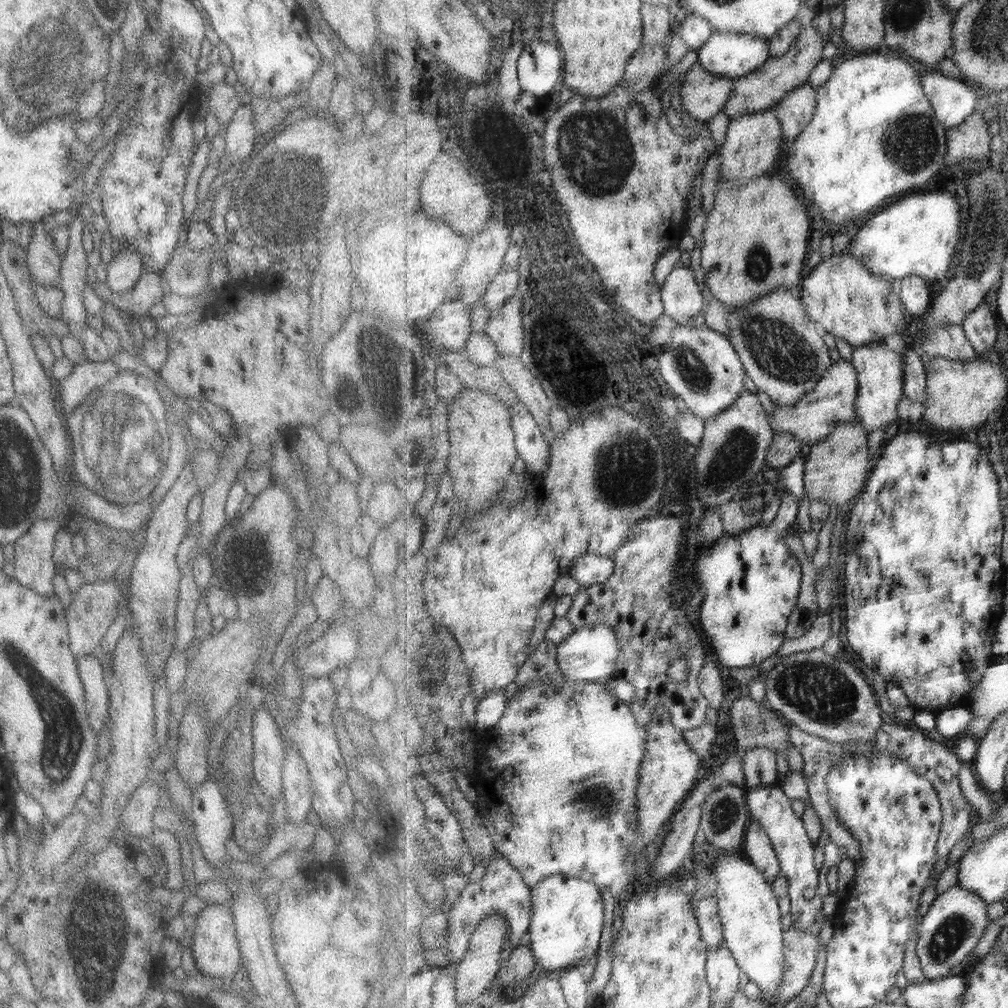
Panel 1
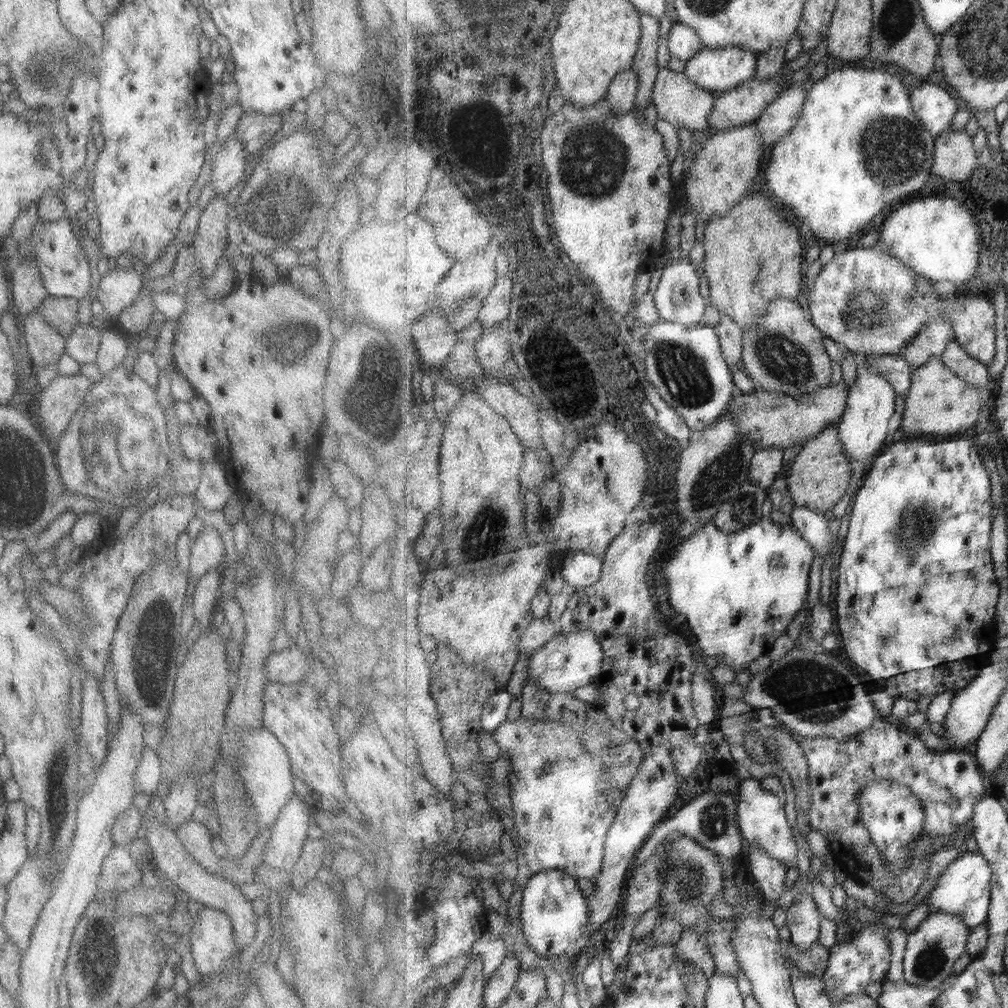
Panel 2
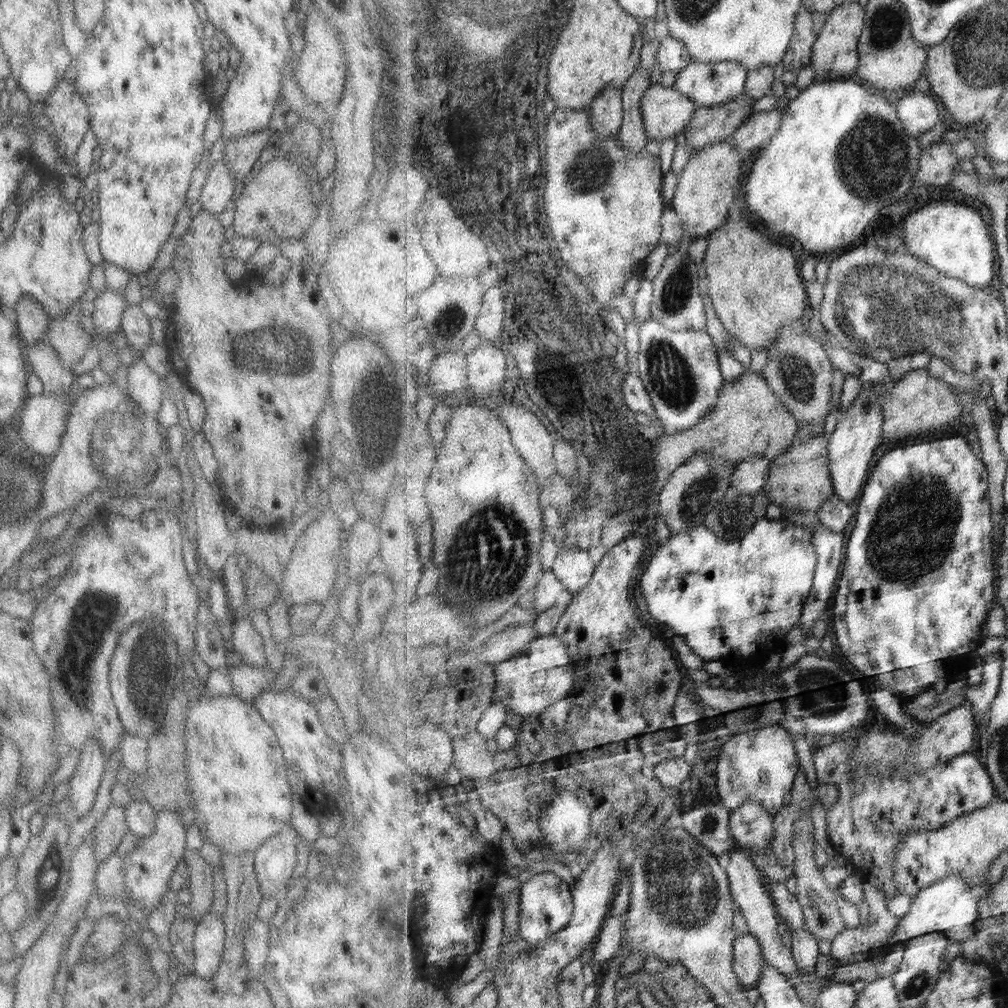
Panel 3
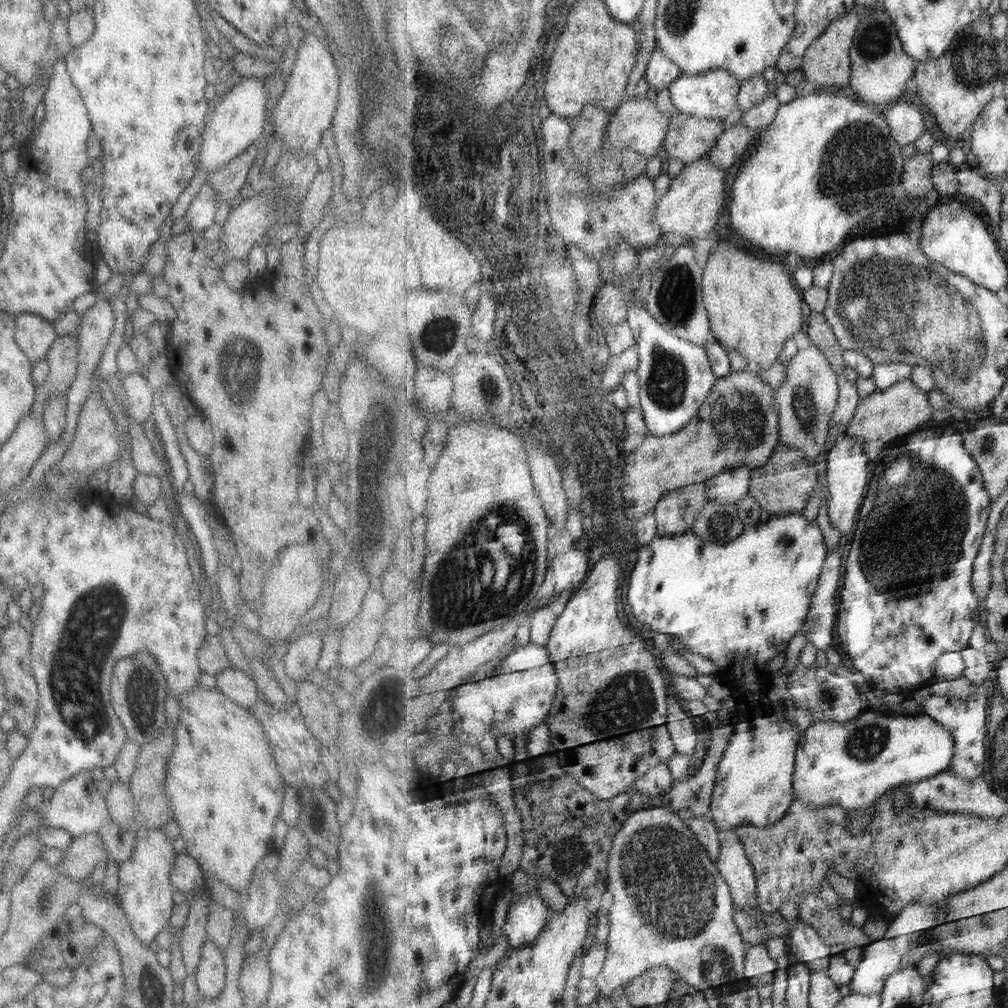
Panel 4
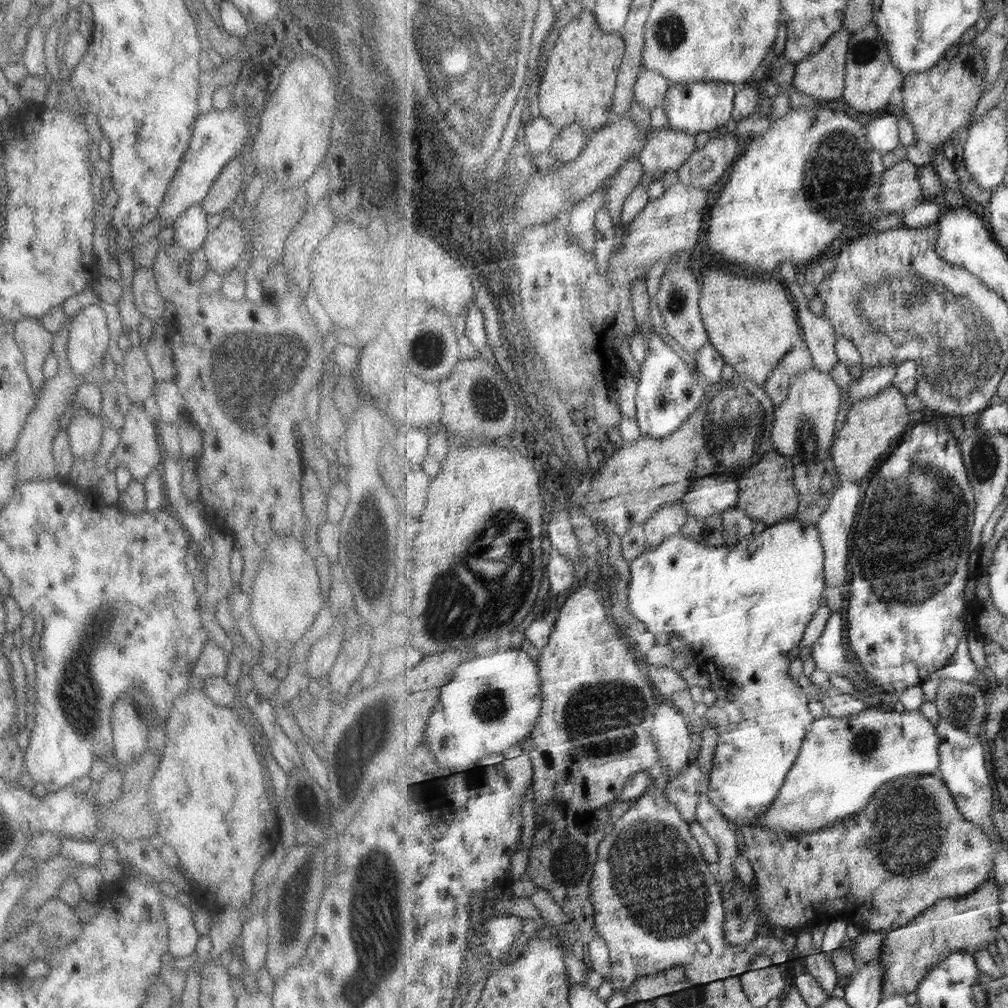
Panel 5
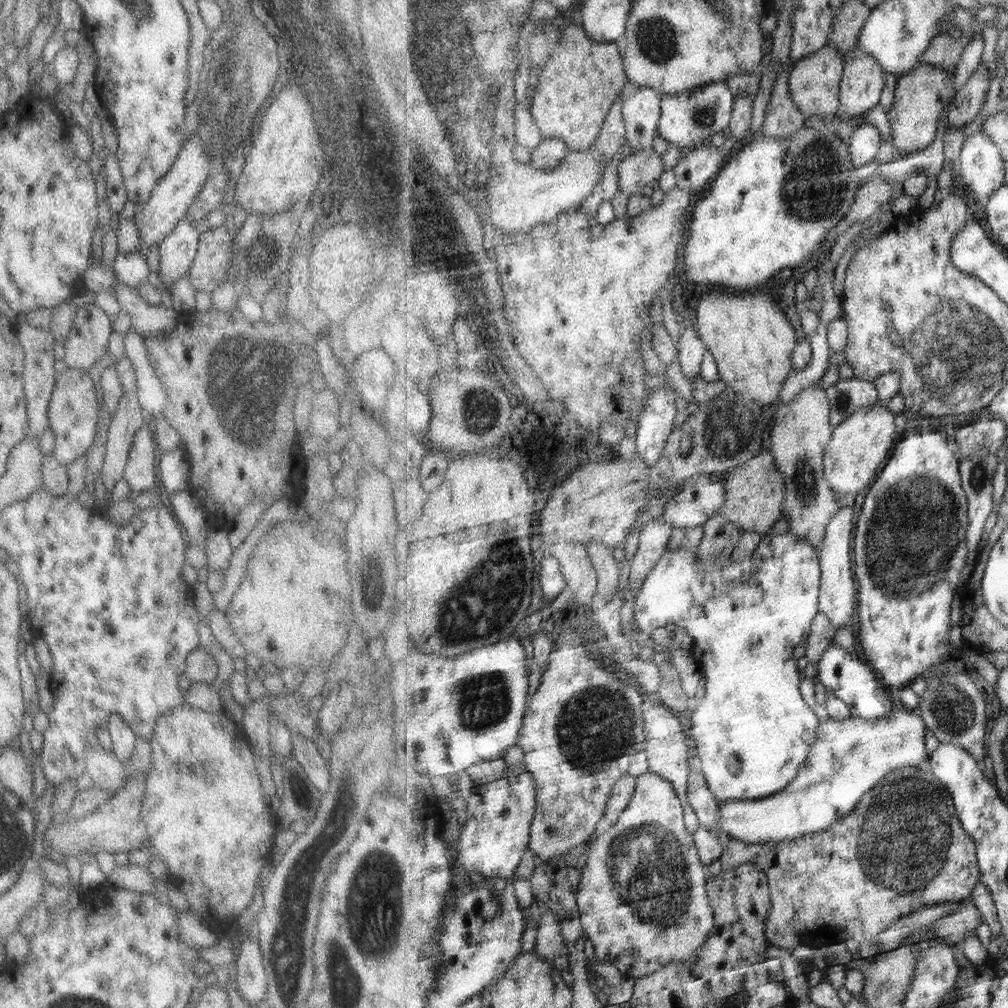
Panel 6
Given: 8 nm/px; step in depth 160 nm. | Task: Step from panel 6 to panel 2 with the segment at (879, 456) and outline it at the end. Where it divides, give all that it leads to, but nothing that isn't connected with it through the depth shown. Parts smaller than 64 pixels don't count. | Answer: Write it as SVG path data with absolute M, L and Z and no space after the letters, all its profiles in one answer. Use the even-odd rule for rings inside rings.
M939 357L932 358L927 364L916 368L913 372L914 385L911 386L909 393L905 394L905 410L903 411L903 424L901 428L905 432L925 432L925 434L953 434L953 432L971 432L974 424L982 418L982 412L985 407L989 407L985 402L991 400L991 392L979 394L983 387L971 387L969 383L963 381L959 375L951 371L943 364Z

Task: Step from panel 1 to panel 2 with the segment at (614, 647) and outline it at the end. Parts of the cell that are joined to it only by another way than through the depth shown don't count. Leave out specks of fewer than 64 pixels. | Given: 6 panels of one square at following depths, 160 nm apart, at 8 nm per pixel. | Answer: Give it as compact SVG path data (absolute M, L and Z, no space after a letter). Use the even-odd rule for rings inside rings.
M595 631L561 633L555 635L549 642L546 642L541 648L538 648L528 660L527 679L534 678L534 682L542 688L546 688L551 694L571 694L579 687L593 684L591 680L597 680L601 677L602 662L604 659L604 650L601 639L595 634Z

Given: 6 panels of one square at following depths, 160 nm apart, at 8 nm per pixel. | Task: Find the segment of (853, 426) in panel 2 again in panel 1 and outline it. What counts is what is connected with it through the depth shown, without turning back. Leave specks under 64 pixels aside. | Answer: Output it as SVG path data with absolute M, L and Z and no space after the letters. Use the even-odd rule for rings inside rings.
M877 343L857 347L853 354L853 366L858 370L859 398L857 400L858 422L869 434L881 430L897 418L897 404L904 395L905 351L895 352L888 344Z

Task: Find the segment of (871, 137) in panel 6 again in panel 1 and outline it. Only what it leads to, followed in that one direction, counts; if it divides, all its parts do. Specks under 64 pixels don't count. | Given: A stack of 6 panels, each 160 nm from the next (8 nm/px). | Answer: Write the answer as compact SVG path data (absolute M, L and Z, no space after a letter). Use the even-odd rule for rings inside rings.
M928 71L922 76L926 95L935 108L939 122L947 129L958 128L975 112L975 102L982 95L971 83Z

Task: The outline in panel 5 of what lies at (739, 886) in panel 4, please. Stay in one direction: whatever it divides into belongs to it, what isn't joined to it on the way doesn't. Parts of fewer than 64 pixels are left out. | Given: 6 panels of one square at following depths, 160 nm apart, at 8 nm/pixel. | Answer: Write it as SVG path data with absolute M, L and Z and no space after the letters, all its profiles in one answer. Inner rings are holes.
M708 793L701 796L699 808L697 808L697 820L699 825L705 828L705 831L718 844L719 863L714 868L718 876L719 883L728 883L738 879L735 870L733 870L733 861L741 855L738 847L737 832L740 830L738 824L731 822L719 812L715 804L711 804Z

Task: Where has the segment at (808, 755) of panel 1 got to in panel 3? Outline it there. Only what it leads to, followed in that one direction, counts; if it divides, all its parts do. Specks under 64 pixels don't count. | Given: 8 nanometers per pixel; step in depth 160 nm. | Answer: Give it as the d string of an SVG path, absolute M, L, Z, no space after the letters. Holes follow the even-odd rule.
M856 738L839 740L825 748L817 748L813 754L816 767L816 776L820 784L831 784L838 790L837 803L831 807L827 814L829 820L829 836L831 846L836 853L849 858L855 866L857 873L874 885L877 885L888 899L900 894L894 880L897 878L897 864L895 864L895 849L899 842L903 842L903 836L917 830L939 830L949 822L971 814L975 810L985 809L997 798L997 791L994 786L994 779L985 768L985 763L977 760L973 754L961 754L947 762L941 762L927 770L907 770L899 768L887 776L874 776L874 772L857 775L855 781L855 770L850 768L850 762L854 760L854 746Z

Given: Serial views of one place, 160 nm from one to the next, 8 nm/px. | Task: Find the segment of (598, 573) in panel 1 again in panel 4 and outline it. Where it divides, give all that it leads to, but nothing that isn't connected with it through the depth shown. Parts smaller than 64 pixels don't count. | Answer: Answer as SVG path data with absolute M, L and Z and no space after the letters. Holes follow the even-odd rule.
M573 545L567 553L552 559L552 572L555 574L555 593L572 589L578 590L589 574L589 560L584 547Z

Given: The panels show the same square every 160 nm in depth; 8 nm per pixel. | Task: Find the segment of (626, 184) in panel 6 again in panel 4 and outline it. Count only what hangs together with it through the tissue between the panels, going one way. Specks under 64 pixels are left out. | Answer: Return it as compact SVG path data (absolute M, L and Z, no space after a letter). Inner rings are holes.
M675 112L672 119L671 130L662 147L669 158L680 160L684 165L709 154L725 132L725 118L699 118Z

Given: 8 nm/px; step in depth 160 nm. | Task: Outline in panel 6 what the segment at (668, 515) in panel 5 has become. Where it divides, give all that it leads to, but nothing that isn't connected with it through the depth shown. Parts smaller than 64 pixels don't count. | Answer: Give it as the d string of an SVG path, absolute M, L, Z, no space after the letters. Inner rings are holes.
M660 516L656 520L648 522L638 537L636 553L629 564L627 584L637 599L641 587L650 572L655 570L662 556L668 550L668 544L675 530L672 524L667 524Z

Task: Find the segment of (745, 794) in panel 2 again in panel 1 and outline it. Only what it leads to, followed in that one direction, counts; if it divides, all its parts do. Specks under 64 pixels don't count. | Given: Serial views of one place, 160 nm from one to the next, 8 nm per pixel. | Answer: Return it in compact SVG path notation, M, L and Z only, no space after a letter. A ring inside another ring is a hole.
M778 784L762 785L747 788L746 802L750 811L751 820L755 819L761 829L769 835L780 861L782 875L789 881L788 895L791 897L791 921L795 929L815 927L815 920L821 914L824 897L819 892L819 868L815 857L817 846L811 843L811 838L803 826L801 817L795 815L793 801Z

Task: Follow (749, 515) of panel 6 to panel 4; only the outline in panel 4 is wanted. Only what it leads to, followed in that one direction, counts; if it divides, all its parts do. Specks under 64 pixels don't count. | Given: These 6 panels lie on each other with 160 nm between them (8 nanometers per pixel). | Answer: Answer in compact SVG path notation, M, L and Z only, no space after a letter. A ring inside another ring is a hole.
M779 444L775 449L771 461L753 469L753 478L751 478L750 495L757 499L761 508L765 510L770 517L781 515L787 516L793 513L801 513L807 506L811 492L817 486L817 470L813 468L814 462L806 457L806 454L798 448L791 448L784 444Z

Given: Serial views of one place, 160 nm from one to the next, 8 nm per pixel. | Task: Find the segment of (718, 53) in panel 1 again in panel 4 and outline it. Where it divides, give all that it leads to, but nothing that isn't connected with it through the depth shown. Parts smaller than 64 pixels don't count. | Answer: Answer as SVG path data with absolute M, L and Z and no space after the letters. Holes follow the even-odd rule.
M711 70L697 75L681 75L670 84L668 92L674 109L681 114L690 114L699 118L727 118L739 108L738 94L742 81L735 78L728 70Z

